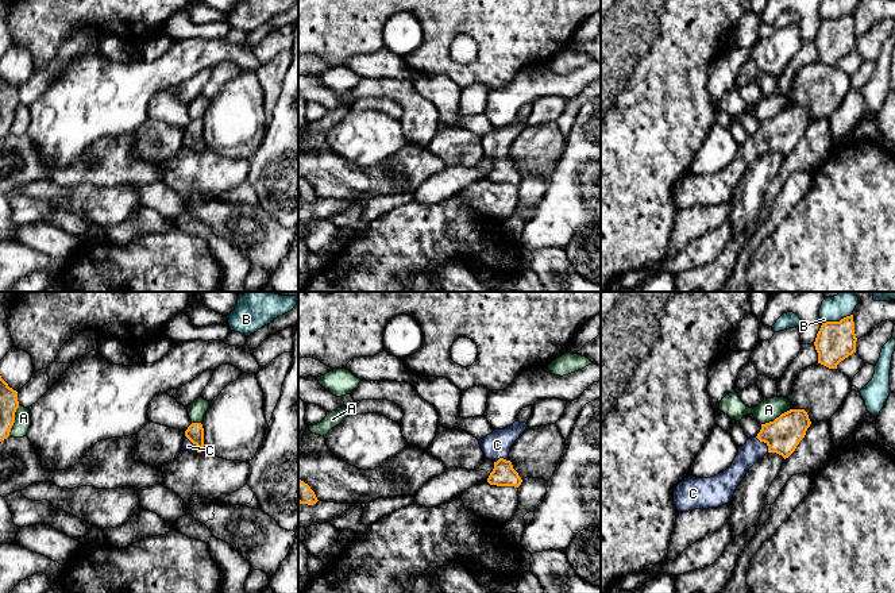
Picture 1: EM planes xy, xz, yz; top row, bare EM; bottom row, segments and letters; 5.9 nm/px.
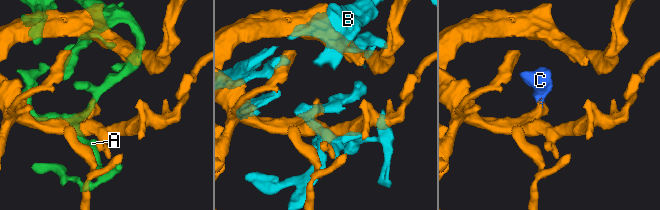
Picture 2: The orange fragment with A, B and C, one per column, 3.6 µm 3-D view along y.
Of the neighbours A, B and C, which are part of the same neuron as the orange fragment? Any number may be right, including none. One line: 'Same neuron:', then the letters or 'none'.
Same neuron: C

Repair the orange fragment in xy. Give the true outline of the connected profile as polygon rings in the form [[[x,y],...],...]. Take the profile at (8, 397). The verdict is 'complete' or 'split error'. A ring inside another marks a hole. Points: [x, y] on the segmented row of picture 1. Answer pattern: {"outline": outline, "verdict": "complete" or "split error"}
{"outline": [[[0,376],[0,442],[9,436],[18,408],[18,392],[9,388]]], "verdict": "complete"}

